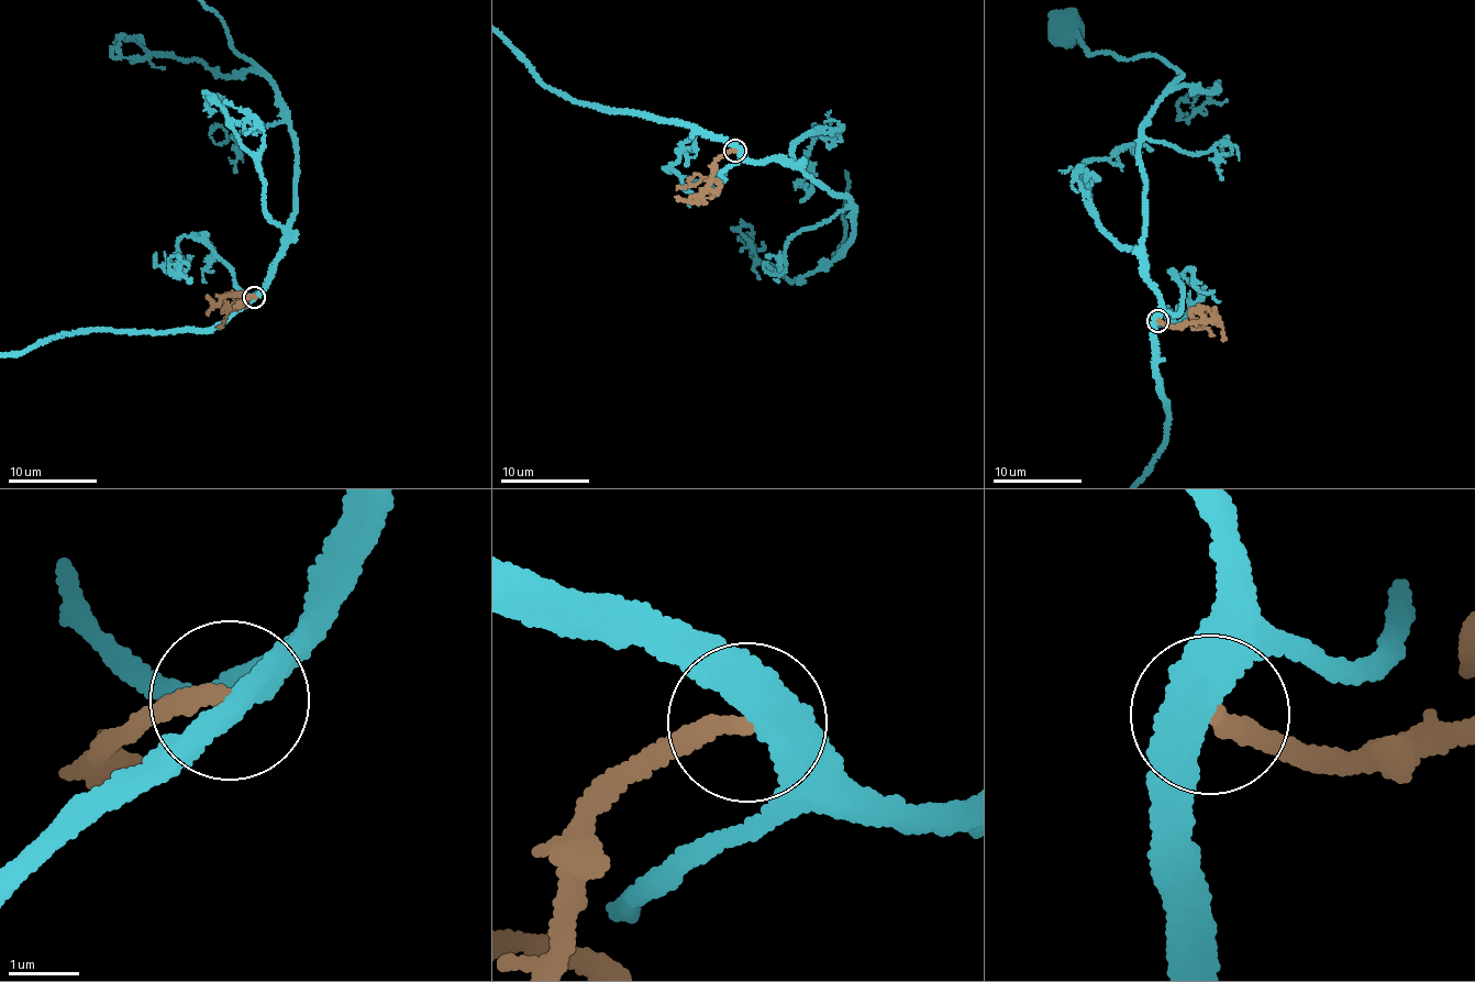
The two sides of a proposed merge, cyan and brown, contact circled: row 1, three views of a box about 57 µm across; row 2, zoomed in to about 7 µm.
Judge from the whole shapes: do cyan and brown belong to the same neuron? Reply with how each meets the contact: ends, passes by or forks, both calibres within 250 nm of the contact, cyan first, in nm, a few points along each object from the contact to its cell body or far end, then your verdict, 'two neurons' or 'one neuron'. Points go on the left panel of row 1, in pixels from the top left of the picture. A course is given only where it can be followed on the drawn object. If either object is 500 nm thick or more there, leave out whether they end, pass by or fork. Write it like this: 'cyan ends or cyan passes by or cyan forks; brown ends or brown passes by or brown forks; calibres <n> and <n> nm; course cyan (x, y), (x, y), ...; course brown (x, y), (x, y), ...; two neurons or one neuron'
cyan passes by; brown ends; calibres 400 and 280 nm; course cyan (256, 296), (279, 257), (295, 211), (289, 111), (269, 78), (235, 52), (220, 18); course brown (254, 297), (239, 304), (244, 305), (245, 298), (221, 296), (214, 306), (206, 296); two neurons

